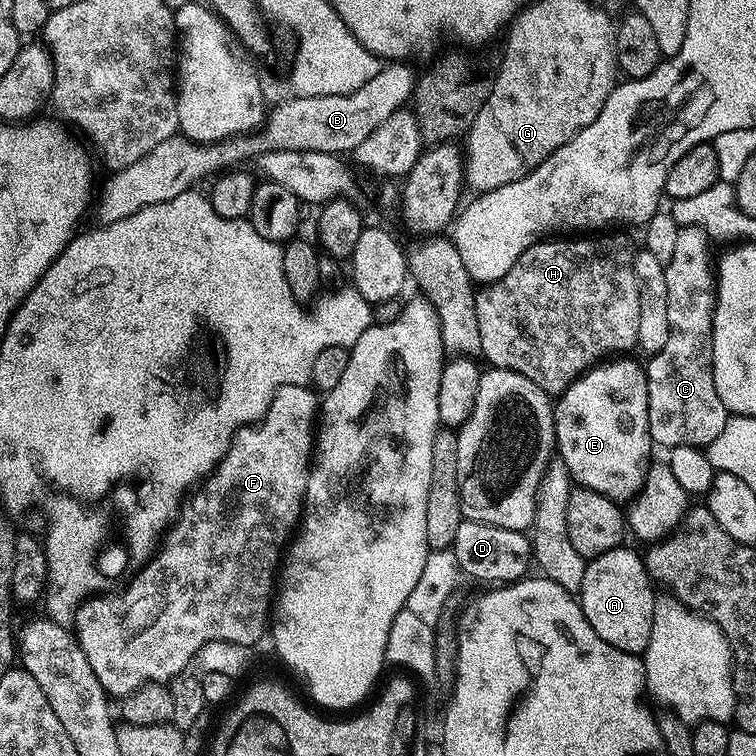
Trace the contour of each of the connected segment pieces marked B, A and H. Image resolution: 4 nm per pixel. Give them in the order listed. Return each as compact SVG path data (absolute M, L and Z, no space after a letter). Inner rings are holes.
M388 62L381 67L380 72L374 78L370 78L370 82L366 82L366 86L362 86L358 90L354 90L350 94L346 94L345 96L339 96L338 94L330 94L329 96L298 96L295 94L289 95L289 100L284 100L280 105L277 106L276 109L269 111L267 113L266 119L263 121L262 127L259 130L252 130L247 134L239 134L235 136L229 136L223 140L217 140L211 143L197 143L195 140L189 140L187 136L183 134L177 134L175 136L171 136L170 138L166 138L166 142L158 142L158 146L154 146L154 150L150 154L146 154L143 158L141 158L138 162L134 162L130 166L126 166L125 168L113 171L111 173L112 177L109 178L108 181L104 184L104 190L99 191L98 194L98 204L100 200L100 216L101 221L104 224L113 224L114 222L118 222L122 218L126 218L130 214L134 214L138 210L142 210L146 206L154 206L158 202L170 202L170 198L178 198L178 194L182 194L183 192L189 191L193 186L199 185L196 184L199 182L203 176L211 177L213 174L219 173L221 170L231 169L233 166L239 165L236 164L239 160L248 160L251 158L259 158L263 155L264 152L272 152L272 151L324 151L331 152L337 154L345 154L344 152L348 152L348 154L355 153L356 147L360 145L362 142L366 140L382 124L382 122L386 122L386 118L390 118L390 114L394 114L395 112L401 111L409 103L412 90L414 87L414 75L412 76L412 72L408 69L409 65L404 62Z
M628 547L615 548L585 563L578 599L582 614L586 614L586 622L594 626L594 634L598 634L598 638L610 642L610 646L623 652L643 654L650 642L650 630L654 626L654 602L658 596L657 593L652 593L654 581L648 575L648 568L644 565L644 556Z
M608 230L603 234L580 234L577 240L560 240L564 238L545 238L540 243L530 246L518 258L518 262L514 262L514 266L510 266L508 273L502 278L498 278L493 284L483 285L476 293L476 313L478 314L478 338L482 338L482 346L480 347L483 359L488 359L487 362L493 368L505 368L506 370L514 370L518 374L522 374L526 378L530 378L530 382L534 382L534 386L538 386L543 392L547 392L549 397L559 397L560 393L570 387L575 380L579 380L589 368L595 368L601 362L607 361L609 358L619 357L621 354L628 354L631 348L635 349L638 345L638 314L640 313L640 279L634 270L634 262L638 251L637 245L632 245L632 240L628 236L623 236L623 231Z

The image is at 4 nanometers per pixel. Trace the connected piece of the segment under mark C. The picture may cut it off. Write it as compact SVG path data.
M686 225L680 229L674 255L670 258L670 262L664 265L664 273L666 274L666 314L670 314L672 329L670 330L670 338L666 338L666 346L649 359L652 361L647 361L646 371L648 374L648 429L652 435L653 445L660 447L661 444L665 450L671 450L678 446L703 449L710 442L714 442L714 438L718 438L718 434L722 434L722 426L726 426L730 415L728 407L722 402L722 398L718 398L718 390L714 386L714 374L712 373L712 312L716 309L716 282L718 279L717 273L714 271L712 248L714 248L713 241L709 239L703 228L698 225Z

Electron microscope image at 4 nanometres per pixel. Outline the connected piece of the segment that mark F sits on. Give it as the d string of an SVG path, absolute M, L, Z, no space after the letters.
M287 384L279 388L261 420L237 432L236 439L221 458L220 465L187 497L186 503L181 507L180 515L168 528L162 543L155 549L151 559L141 567L145 568L125 586L124 593L110 598L106 597L106 594L96 594L79 607L74 621L75 637L109 697L125 698L147 681L168 682L173 677L181 675L189 667L199 648L210 640L226 640L241 646L251 646L250 644L259 642L263 632L265 635L270 624L270 609L274 604L274 585L278 580L278 569L281 567L286 545L294 529L299 525L304 511L310 461L314 455L314 425L318 420L318 396L316 400L315 395L317 396L317 393L311 387L303 384Z

